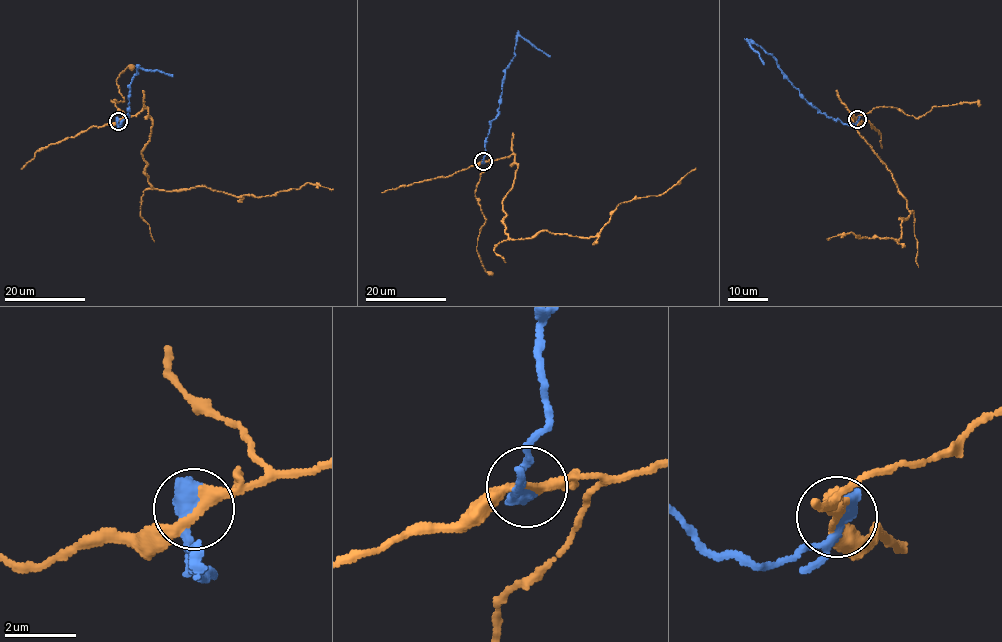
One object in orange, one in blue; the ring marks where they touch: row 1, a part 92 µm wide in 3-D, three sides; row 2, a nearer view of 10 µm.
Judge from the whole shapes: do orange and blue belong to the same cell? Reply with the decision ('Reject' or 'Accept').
Reject

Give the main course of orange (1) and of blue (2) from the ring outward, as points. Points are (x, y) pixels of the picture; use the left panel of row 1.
1: (117, 120), (147, 109), (152, 126), (142, 157), (155, 188), (207, 187), (261, 197), (308, 182), (333, 189)
2: (117, 120), (119, 128), (118, 125), (127, 116), (129, 88), (137, 68), (156, 70), (173, 76)

